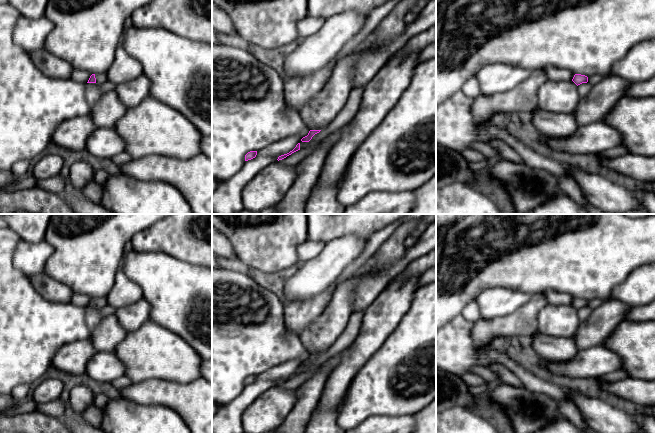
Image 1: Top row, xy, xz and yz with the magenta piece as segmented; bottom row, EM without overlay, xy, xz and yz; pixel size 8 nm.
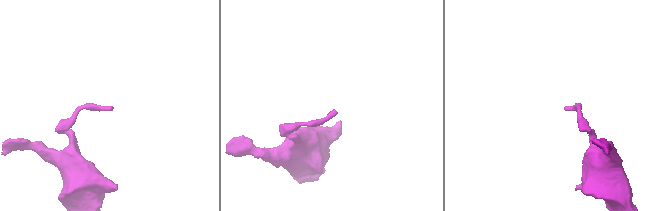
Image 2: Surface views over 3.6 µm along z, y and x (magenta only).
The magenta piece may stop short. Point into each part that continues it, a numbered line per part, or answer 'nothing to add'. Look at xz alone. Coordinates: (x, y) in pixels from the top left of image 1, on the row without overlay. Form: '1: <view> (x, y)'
nothing to add

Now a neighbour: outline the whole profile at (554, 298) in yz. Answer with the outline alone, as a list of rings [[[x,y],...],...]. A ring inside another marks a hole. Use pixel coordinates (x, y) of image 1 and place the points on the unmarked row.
[[[546,290],[542,293],[551,305],[572,305],[574,297],[568,293],[560,293],[554,290]]]

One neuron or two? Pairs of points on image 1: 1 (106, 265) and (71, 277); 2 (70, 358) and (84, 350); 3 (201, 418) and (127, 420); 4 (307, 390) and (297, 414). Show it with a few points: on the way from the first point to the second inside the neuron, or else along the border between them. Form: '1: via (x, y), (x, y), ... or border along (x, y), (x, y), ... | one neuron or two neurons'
1: via (97, 265), (83, 265), (80, 268) | one neuron
2: via (73, 357), (81, 351) | one neuron
3: border along (163, 405), (172, 408), (185, 422) | two neurons
4: via (307, 396), (307, 402), (303, 408) | one neuron

